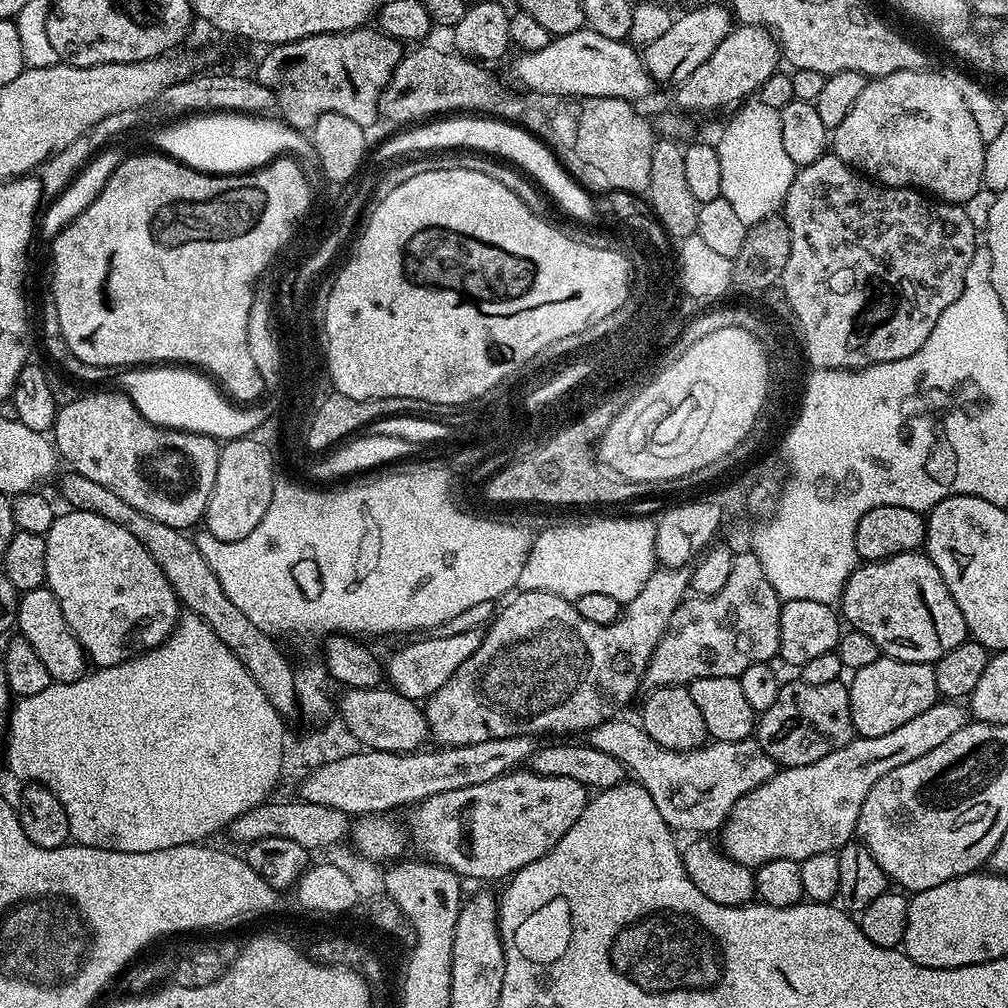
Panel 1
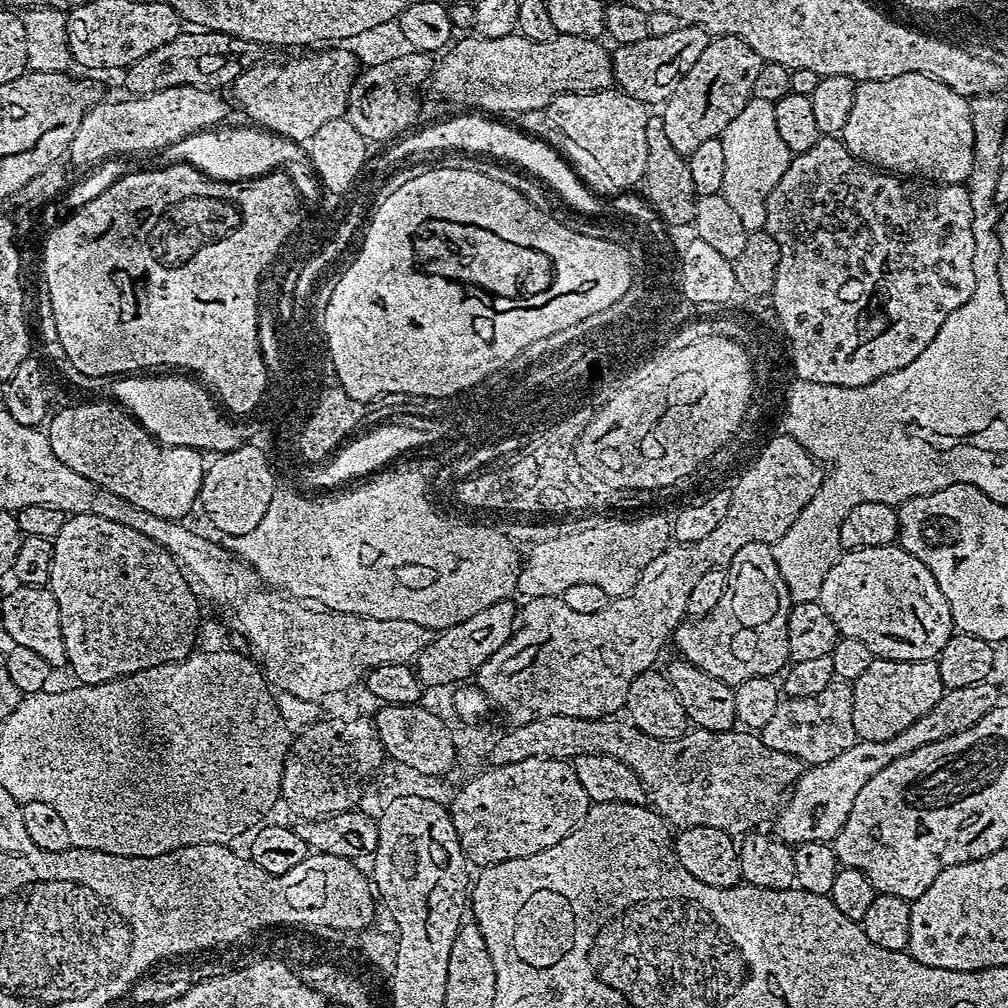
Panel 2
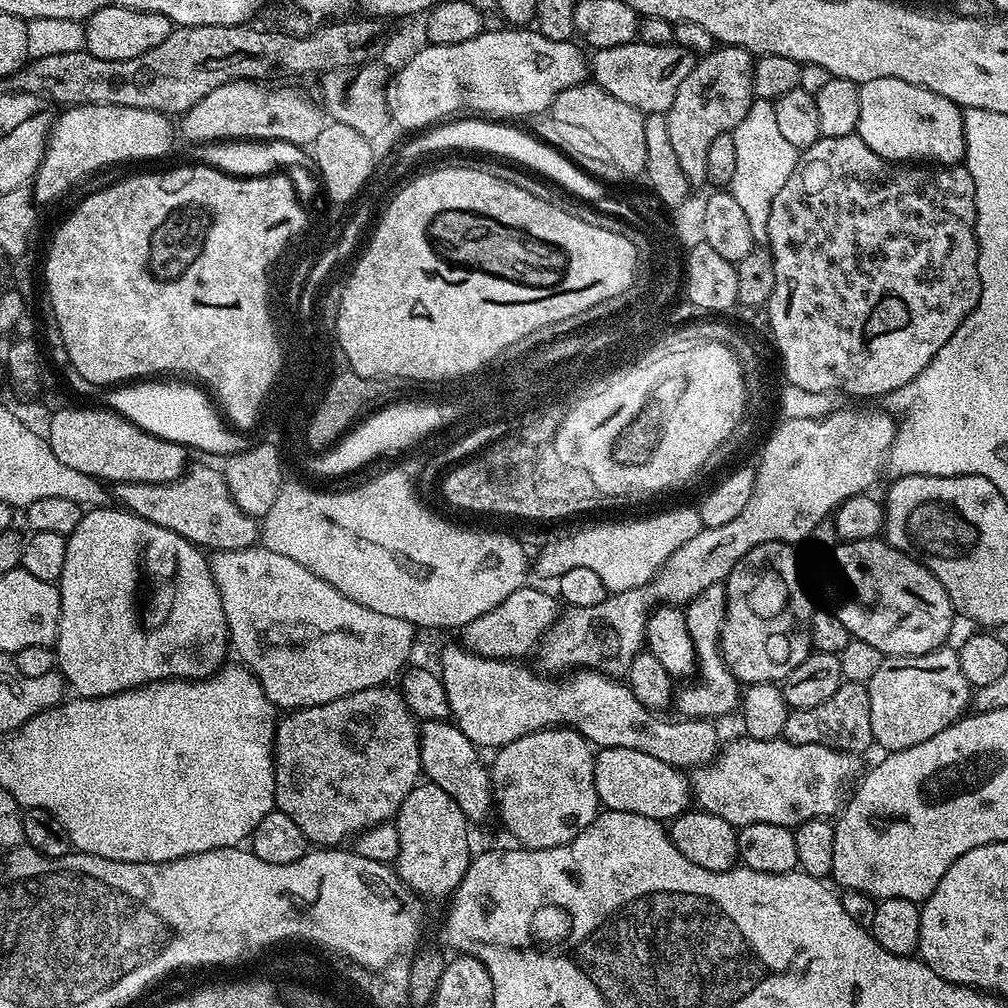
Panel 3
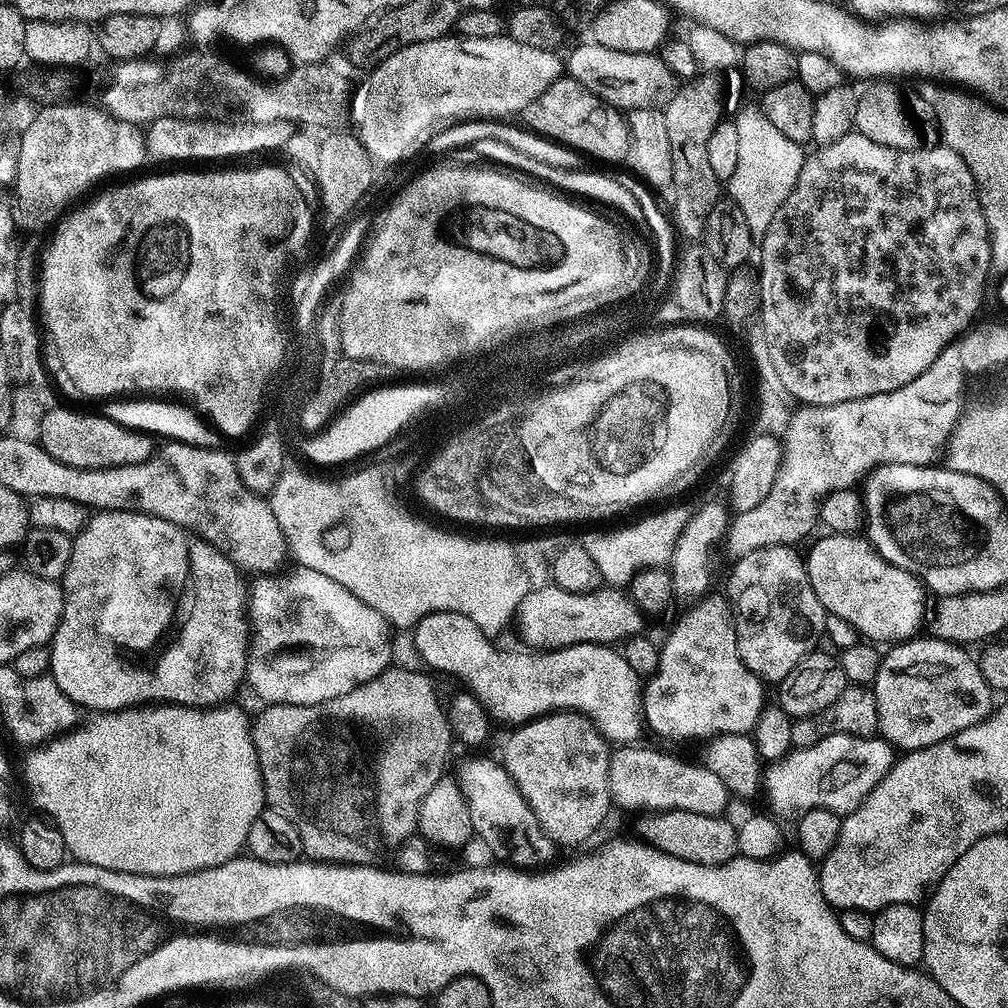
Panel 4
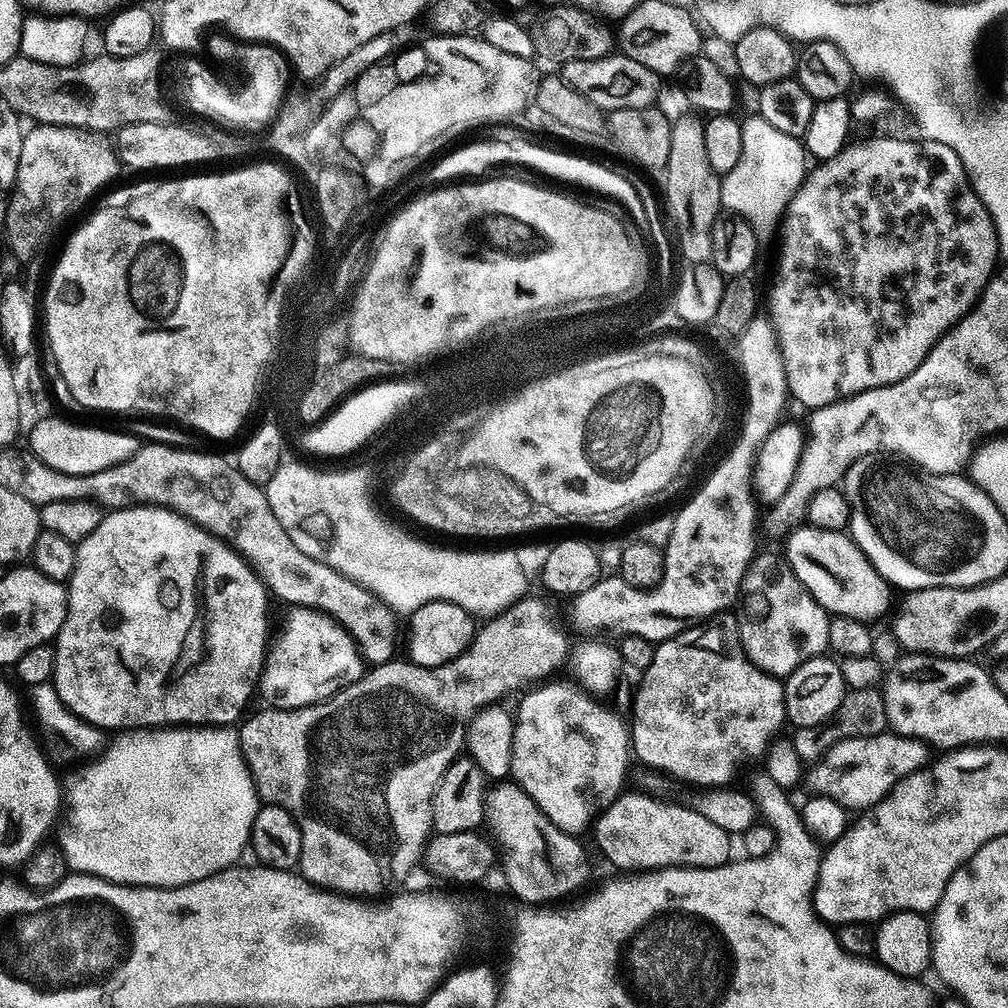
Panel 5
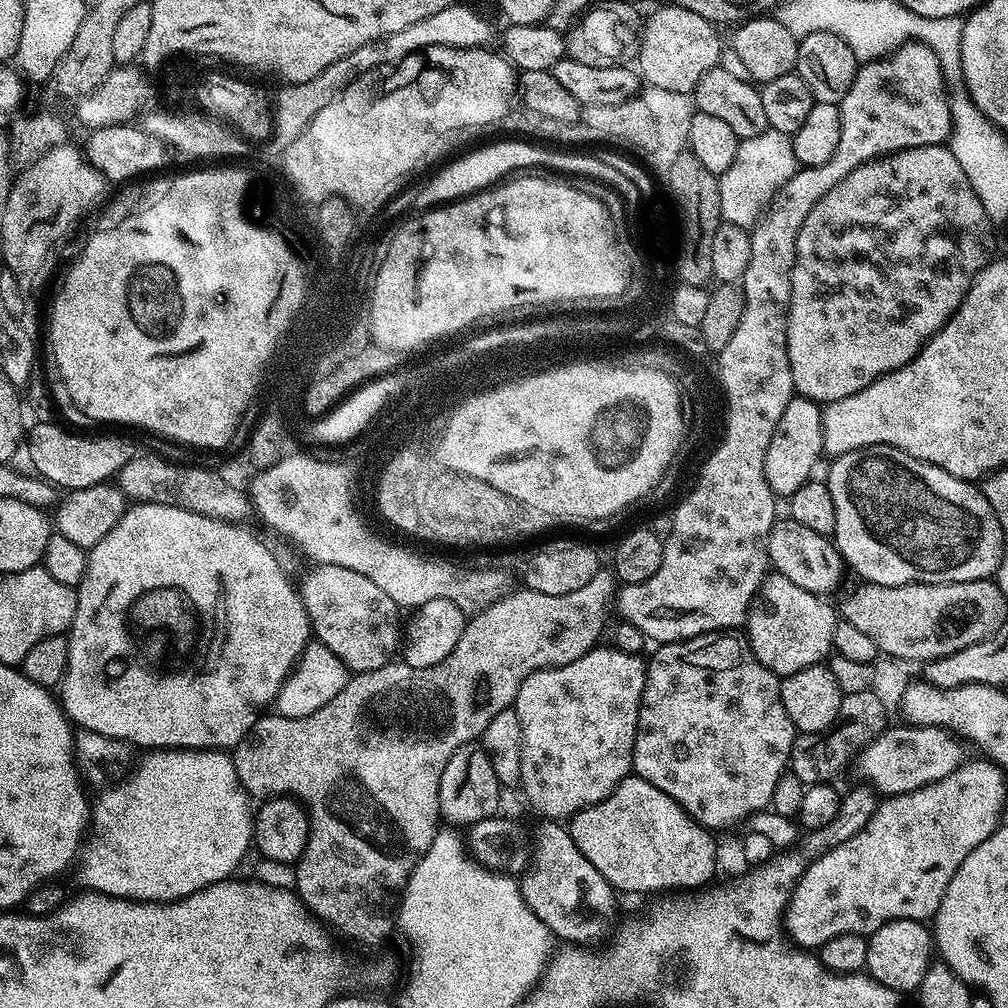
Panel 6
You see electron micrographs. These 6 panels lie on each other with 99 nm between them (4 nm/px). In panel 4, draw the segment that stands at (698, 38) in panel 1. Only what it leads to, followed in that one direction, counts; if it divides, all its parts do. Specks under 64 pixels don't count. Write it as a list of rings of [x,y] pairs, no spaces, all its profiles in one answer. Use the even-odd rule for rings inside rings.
[[[595,42],[580,44],[566,56],[566,72],[590,94],[621,110],[664,108],[671,102],[678,87],[677,73],[656,52],[630,54],[610,50]]]

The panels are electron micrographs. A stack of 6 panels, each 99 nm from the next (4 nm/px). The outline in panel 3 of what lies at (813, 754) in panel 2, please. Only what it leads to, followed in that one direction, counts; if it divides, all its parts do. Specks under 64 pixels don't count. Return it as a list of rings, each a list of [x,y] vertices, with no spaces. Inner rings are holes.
[[[844,682],[838,690],[834,690],[830,698],[826,698],[826,702],[789,711],[782,736],[791,744],[817,744],[836,748],[840,752],[861,754],[874,744],[870,730],[870,698],[867,687]]]

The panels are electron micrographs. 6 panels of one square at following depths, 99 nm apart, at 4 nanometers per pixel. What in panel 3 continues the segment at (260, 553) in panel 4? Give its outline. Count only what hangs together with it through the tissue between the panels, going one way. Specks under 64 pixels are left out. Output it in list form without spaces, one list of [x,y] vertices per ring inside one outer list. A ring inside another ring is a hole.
[[[196,464],[169,484],[126,482],[115,485],[114,500],[125,512],[132,512],[154,526],[162,526],[186,538],[201,550],[225,552],[251,548],[258,540],[257,517],[248,516],[234,502],[219,467]]]

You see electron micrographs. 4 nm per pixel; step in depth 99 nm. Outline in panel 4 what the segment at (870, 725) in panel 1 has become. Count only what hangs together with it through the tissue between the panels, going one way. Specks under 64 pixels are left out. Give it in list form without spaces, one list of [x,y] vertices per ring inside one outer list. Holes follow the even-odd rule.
[[[913,638],[897,643],[880,658],[876,681],[871,684],[877,706],[877,729],[879,735],[892,745],[893,749],[913,752],[926,746],[934,746],[978,722],[982,722],[994,710],[994,693],[982,678],[979,663],[967,656],[965,649],[948,640],[920,640]]]

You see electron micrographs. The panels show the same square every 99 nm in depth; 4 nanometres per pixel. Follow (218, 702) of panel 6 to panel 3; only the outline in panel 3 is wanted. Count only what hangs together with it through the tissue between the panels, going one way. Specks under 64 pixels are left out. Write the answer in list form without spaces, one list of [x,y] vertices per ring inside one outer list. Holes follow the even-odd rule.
[[[105,506],[85,511],[80,517],[78,526],[68,536],[66,542],[66,563],[62,565],[62,574],[58,581],[60,589],[60,621],[54,651],[56,668],[64,678],[64,683],[72,688],[77,697],[113,696],[131,688],[141,688],[144,684],[153,684],[159,680],[205,680],[213,676],[218,669],[224,667],[230,656],[230,641],[226,626],[226,610],[222,608],[222,598],[218,594],[218,586],[214,582],[212,565],[209,557],[201,549],[186,538],[166,530],[162,526],[154,526],[154,522],[146,522],[132,512],[125,512],[119,506]]]

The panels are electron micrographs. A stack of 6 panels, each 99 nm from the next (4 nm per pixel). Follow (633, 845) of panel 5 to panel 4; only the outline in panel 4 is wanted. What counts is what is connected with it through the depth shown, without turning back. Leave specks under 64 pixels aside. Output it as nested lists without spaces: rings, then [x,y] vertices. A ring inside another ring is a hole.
[[[670,810],[643,817],[639,835],[645,844],[652,844],[666,854],[674,854],[674,858],[682,858],[686,862],[694,862],[702,866],[718,866],[728,860],[737,859],[736,830],[737,825],[724,820],[723,815],[707,816],[706,814],[690,814],[686,810]]]

